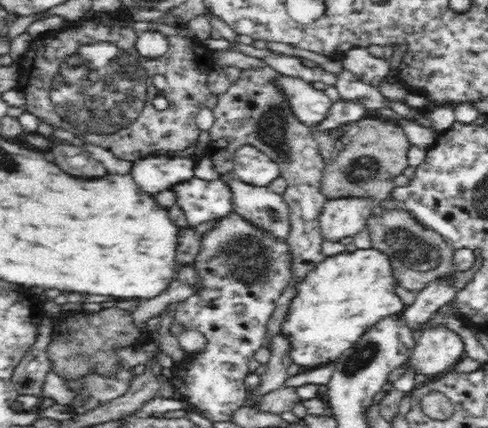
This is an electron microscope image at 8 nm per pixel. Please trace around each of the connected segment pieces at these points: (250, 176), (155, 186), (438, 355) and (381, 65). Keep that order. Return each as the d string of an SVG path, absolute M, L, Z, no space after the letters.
M242 145L233 155L233 170L246 184L267 187L278 175L278 164L252 145Z
M146 156L132 164L130 174L142 190L156 194L160 190L192 180L197 163L193 156Z
M445 326L428 328L415 341L410 356L390 373L390 382L397 381L408 372L433 380L448 373L465 357L462 339Z
M356 47L348 50L341 63L361 80L370 82L375 88L379 88L380 83L386 81L392 73L390 70L392 60L374 58L367 48Z

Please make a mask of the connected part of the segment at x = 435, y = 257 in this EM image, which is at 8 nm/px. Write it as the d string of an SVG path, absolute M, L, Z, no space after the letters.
M386 210L382 217L370 216L366 227L372 246L392 256L398 285L409 291L417 292L433 280L449 278L454 272L458 272L454 263L456 248L444 241L442 235L424 228L414 217L402 210Z

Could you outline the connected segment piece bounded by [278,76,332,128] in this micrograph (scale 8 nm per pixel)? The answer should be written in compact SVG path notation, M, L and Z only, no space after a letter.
M288 76L279 79L278 84L286 92L300 122L313 128L326 120L332 100L322 90L315 90L310 83Z

